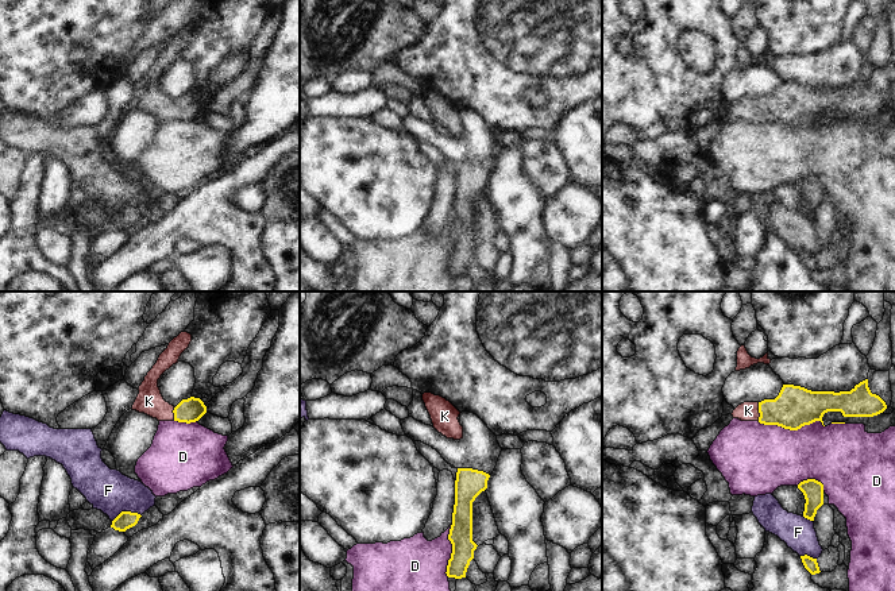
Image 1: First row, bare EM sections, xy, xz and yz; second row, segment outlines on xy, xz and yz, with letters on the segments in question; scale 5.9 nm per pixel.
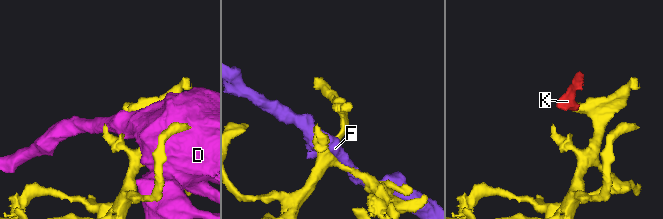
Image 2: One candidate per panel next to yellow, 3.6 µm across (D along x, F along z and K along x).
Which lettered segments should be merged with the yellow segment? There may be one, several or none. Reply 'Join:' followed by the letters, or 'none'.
Join: K

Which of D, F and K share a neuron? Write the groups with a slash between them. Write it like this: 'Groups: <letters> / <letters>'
Groups: D / F / K

